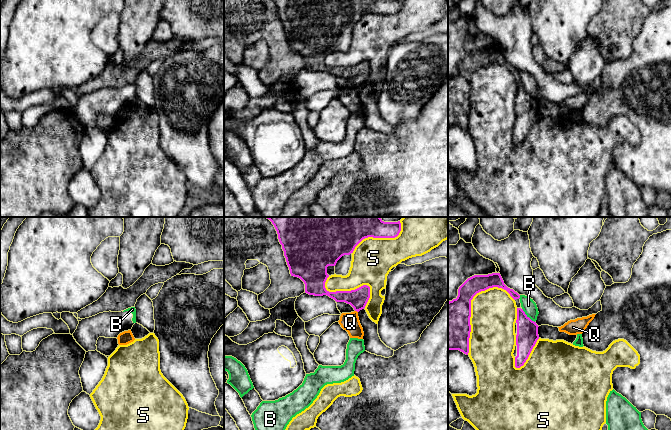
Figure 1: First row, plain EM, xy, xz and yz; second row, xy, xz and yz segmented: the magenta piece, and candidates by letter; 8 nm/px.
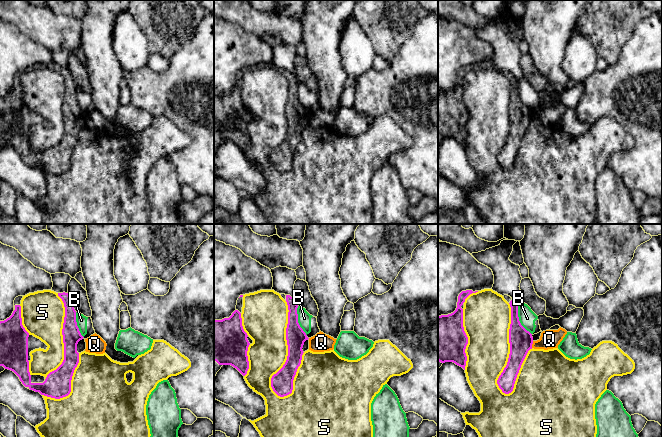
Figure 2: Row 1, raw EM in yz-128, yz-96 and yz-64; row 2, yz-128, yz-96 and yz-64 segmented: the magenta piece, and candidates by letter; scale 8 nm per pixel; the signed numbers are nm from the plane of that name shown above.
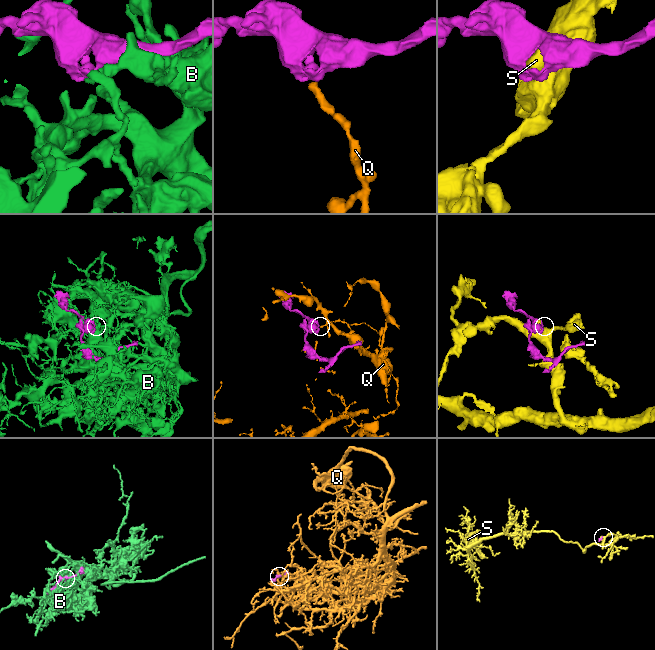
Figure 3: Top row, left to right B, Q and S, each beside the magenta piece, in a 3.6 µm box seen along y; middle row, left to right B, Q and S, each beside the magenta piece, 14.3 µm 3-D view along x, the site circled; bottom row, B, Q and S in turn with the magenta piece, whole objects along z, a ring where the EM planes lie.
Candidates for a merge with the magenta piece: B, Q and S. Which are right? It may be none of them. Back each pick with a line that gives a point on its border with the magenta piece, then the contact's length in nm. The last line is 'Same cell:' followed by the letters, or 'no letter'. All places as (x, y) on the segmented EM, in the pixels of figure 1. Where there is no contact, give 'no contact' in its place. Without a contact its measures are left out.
Same cell: no letter

